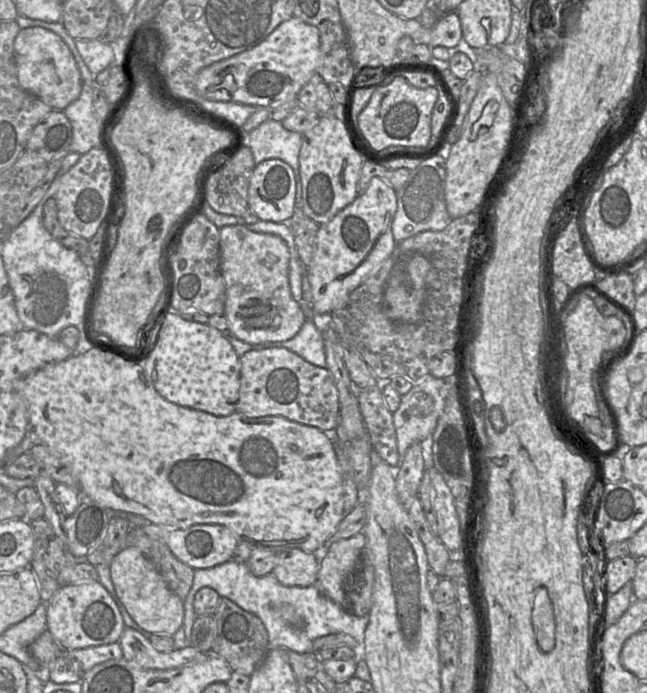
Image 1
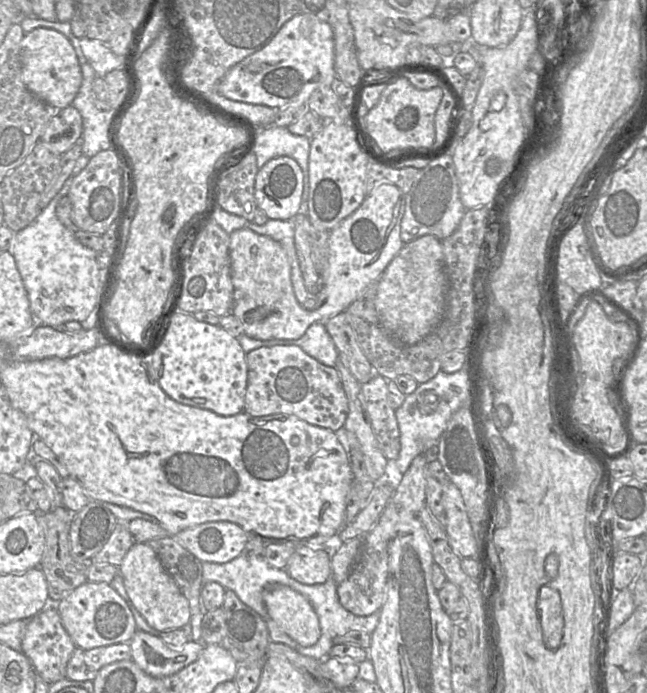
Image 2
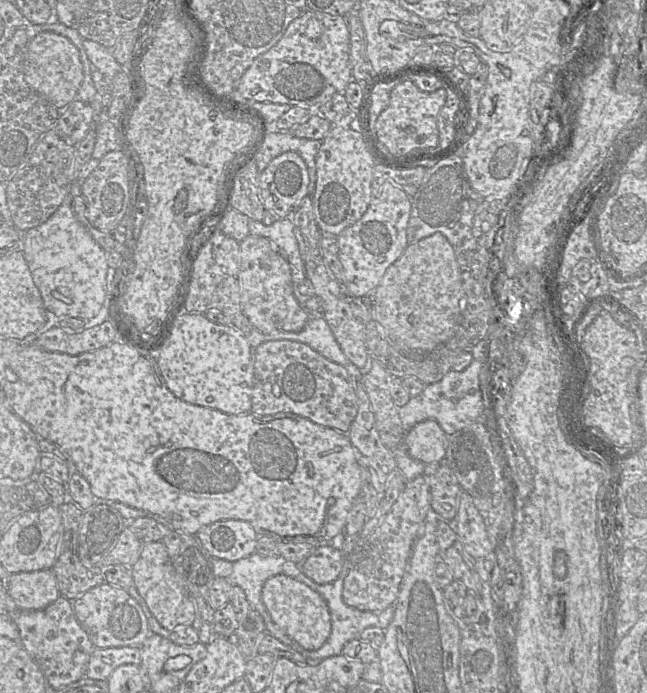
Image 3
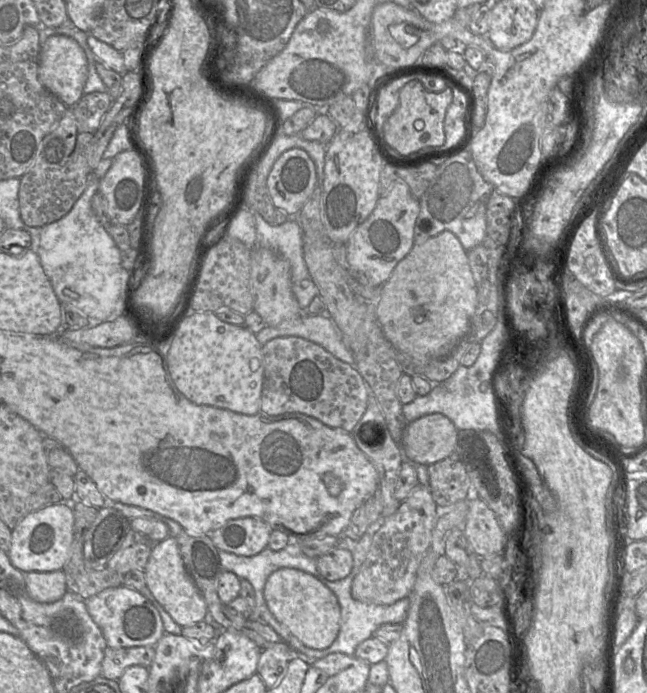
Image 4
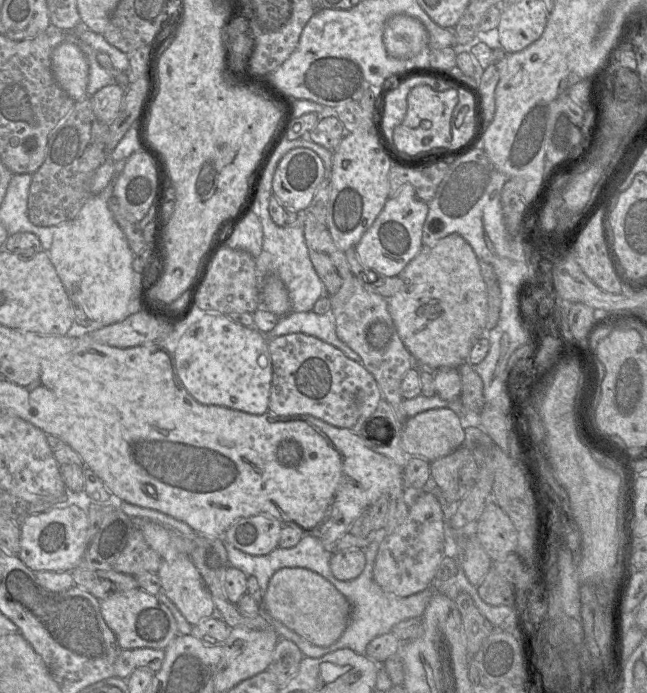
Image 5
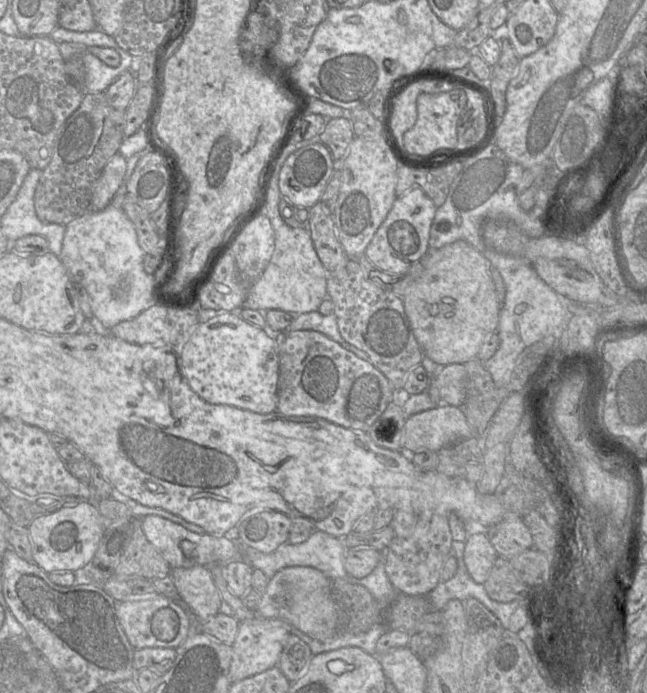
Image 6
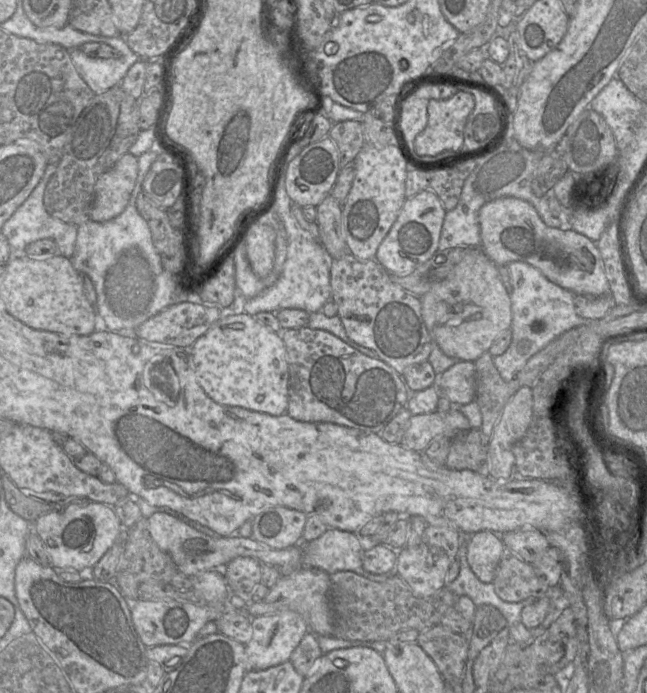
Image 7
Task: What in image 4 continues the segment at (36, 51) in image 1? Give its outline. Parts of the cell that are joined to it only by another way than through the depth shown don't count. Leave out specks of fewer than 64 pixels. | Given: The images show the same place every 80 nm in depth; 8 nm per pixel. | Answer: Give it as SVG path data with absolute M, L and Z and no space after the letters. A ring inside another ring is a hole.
M51 35L41 42L38 77L41 84L67 107L74 105L83 96L88 76L88 64L84 51L78 43L64 35Z

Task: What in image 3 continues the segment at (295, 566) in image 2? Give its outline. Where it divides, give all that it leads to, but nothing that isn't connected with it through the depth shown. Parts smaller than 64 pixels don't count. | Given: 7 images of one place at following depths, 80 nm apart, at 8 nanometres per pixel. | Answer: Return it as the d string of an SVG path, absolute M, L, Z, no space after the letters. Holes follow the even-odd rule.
M318 545L314 552L299 565L300 570L317 584L332 583L342 572L344 553L332 545Z

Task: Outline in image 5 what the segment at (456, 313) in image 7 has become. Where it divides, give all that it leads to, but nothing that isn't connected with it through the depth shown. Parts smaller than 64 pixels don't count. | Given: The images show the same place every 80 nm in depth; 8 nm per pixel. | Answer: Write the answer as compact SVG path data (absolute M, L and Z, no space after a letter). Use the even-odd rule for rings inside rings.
M452 233L433 247L423 247L398 277L403 287L387 299L388 309L416 366L424 371L459 368L474 343L486 334L488 291L471 246Z

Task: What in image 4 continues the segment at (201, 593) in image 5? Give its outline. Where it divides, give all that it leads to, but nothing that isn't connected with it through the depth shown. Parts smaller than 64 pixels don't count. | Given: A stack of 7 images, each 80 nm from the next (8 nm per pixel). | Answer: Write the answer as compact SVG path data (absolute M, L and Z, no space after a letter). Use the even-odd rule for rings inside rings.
M174 536L153 544L143 571L149 591L178 625L192 626L208 618L205 600L186 571Z

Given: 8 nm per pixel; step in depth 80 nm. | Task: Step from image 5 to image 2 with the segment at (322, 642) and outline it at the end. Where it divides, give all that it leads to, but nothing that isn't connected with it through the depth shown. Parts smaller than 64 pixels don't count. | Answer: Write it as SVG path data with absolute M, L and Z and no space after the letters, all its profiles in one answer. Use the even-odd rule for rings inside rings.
M271 584L263 591L269 617L300 646L315 645L321 637L320 622L310 601L282 584Z

